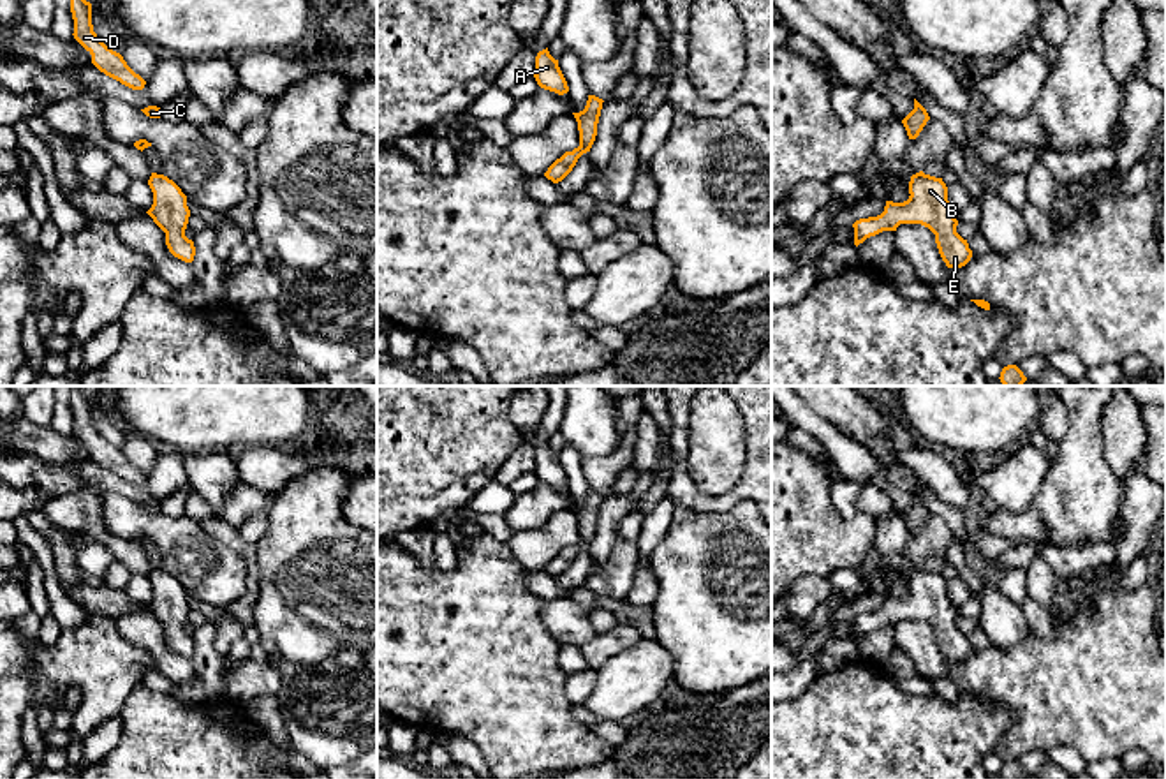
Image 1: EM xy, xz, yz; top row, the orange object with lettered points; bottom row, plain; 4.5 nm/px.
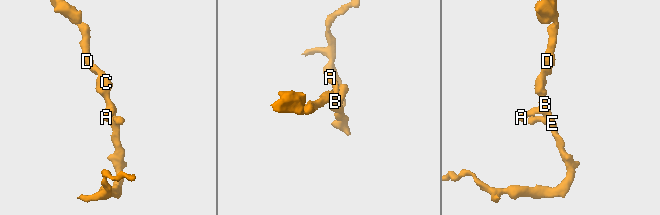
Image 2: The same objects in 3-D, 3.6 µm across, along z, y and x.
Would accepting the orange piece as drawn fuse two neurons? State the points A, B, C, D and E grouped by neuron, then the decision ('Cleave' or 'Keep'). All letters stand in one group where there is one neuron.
Groups: A B C D E. Keep

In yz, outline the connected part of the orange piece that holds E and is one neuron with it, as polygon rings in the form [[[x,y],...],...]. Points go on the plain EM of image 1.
[[[925,569],[911,571],[909,594],[904,597],[886,596],[877,612],[860,613],[852,619],[854,640],[882,626],[897,626],[900,619],[921,619],[935,629],[939,649],[948,663],[962,663],[970,652],[967,634],[956,627],[958,615],[948,596],[948,582],[942,573]]]

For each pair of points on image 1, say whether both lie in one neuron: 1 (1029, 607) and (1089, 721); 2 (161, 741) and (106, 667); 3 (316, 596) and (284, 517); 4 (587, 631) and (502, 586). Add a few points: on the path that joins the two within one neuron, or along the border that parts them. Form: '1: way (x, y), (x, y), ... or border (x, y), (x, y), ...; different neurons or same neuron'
1: border (1050, 614), (1054, 637), (1040, 638), (1031, 633); different neurons
2: border (141, 682), (127, 697), (120, 712); different neurons
3: way (316, 577), (309, 543), (303, 536); same neuron
4: border (543, 601), (541, 621), (560, 644); different neurons

